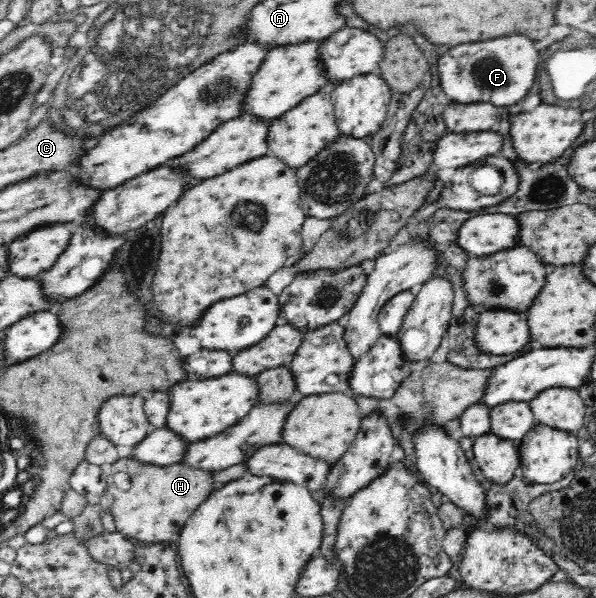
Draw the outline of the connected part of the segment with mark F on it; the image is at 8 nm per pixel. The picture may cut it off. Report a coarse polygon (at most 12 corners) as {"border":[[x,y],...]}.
{"border":[[528,35],[440,57],[444,98],[510,107],[540,65]]}

